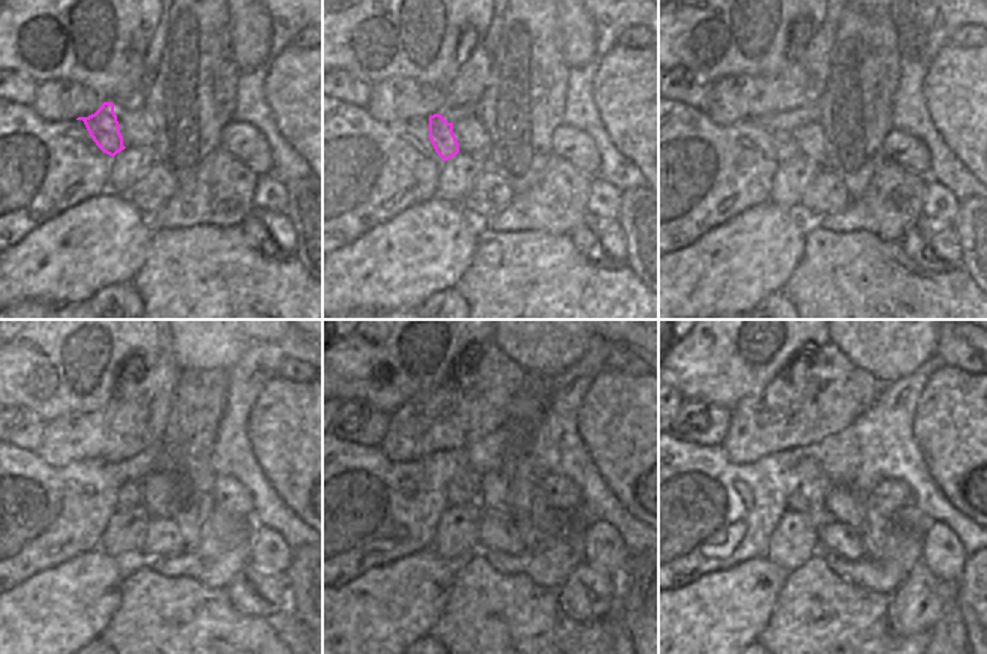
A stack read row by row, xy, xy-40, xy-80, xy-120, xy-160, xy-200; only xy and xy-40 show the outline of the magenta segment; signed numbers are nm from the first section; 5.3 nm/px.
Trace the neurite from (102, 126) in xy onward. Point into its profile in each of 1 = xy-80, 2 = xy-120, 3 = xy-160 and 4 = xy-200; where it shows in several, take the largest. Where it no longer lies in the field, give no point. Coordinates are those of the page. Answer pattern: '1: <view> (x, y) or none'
1: xy-80 (785, 146)
2: xy-120 (129, 494)
3: xy-160 (456, 495)
4: xy-200 (797, 501)

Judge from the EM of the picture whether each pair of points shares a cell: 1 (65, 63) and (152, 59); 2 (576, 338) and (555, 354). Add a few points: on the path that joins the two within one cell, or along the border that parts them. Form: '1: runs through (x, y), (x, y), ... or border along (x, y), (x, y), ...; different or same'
1: border along (156, 26), (144, 59), (146, 86); different
2: runs through (572, 338), (560, 350); same

